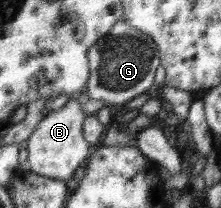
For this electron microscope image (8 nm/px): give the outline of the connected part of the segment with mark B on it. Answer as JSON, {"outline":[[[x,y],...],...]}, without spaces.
{"outline":[[[69,99],[61,108],[44,115],[27,138],[28,154],[24,164],[28,170],[60,180],[72,178],[72,172],[82,164],[84,158],[89,158],[88,154],[90,154],[89,142],[85,136],[82,136],[82,122],[85,122],[86,118],[86,112],[78,99]]]}

